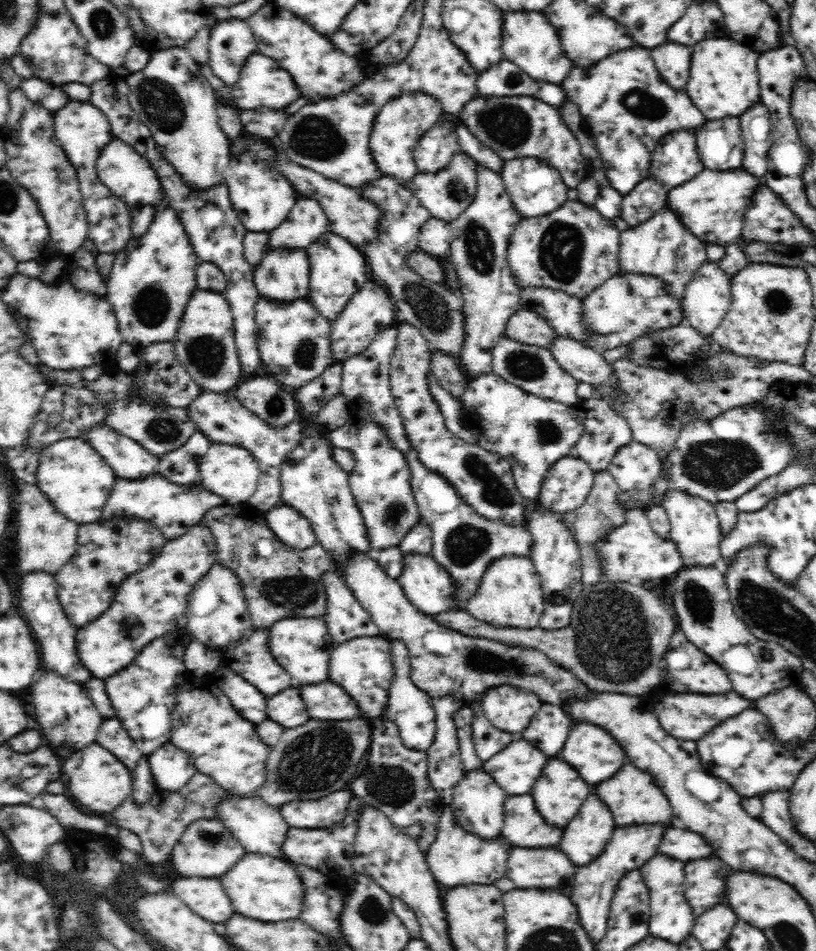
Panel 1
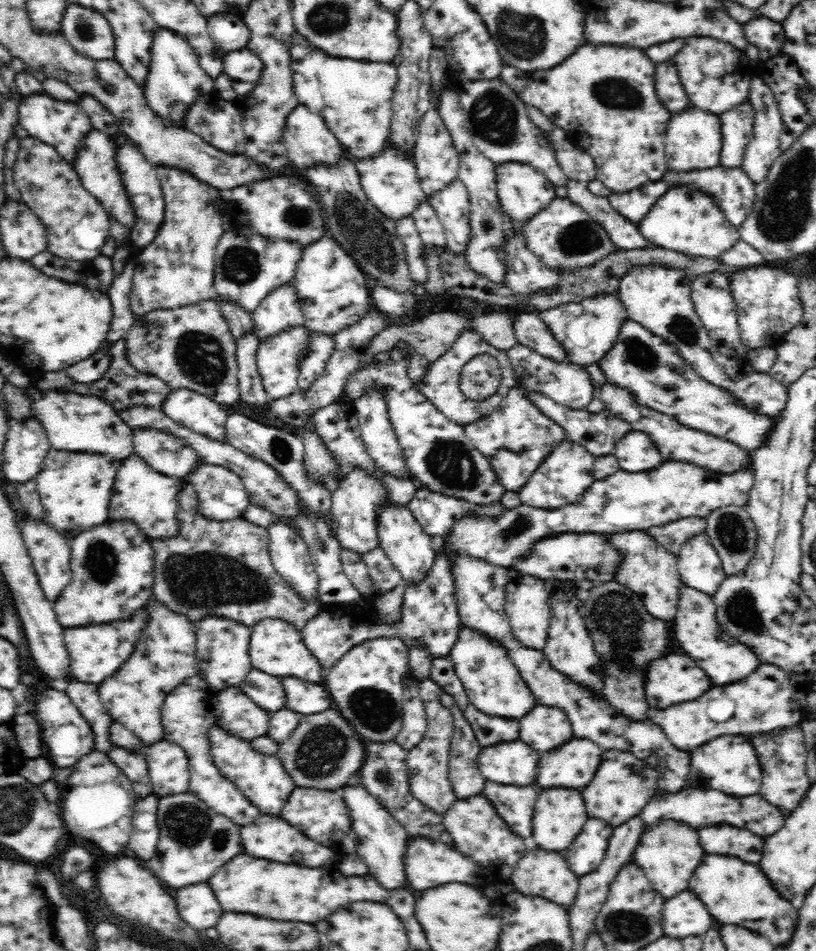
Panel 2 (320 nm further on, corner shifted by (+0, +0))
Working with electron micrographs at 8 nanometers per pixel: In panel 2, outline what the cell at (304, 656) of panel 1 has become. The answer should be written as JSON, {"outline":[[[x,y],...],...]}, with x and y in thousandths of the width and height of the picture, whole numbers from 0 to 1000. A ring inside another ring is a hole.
{"outline":[[[339,650],[321,651],[316,656],[309,658],[309,671],[306,671],[305,679],[305,691],[309,694],[309,700],[326,707],[326,709],[363,711],[363,713],[373,713],[373,715],[391,719],[395,711],[397,711],[392,698],[385,696],[385,691],[380,690],[380,685],[373,678],[369,664],[360,661],[355,655]]]}

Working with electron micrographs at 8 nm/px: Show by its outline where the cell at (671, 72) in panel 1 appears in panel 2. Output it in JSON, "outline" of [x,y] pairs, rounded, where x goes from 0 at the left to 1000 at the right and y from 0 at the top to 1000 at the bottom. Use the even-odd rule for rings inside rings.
{"outline":[[[814,65],[804,69],[804,99],[806,106],[811,108],[824,120],[836,118],[846,111],[846,105],[831,84],[828,69],[824,65]]]}

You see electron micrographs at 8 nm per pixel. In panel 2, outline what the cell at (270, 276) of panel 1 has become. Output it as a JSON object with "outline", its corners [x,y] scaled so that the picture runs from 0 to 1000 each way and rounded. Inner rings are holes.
{"outline":[[[350,298],[350,301],[326,311],[326,314],[311,325],[308,334],[311,353],[316,354],[319,360],[355,345],[373,343],[375,339],[369,329],[363,305],[357,298]]]}

